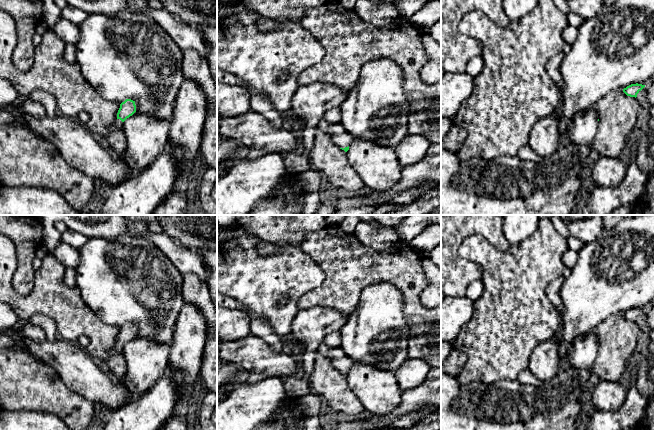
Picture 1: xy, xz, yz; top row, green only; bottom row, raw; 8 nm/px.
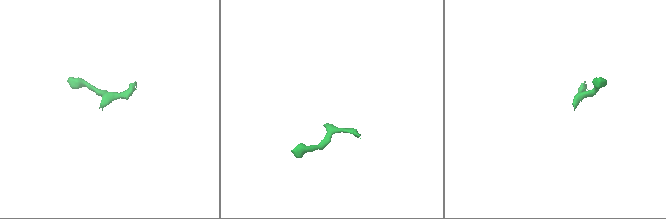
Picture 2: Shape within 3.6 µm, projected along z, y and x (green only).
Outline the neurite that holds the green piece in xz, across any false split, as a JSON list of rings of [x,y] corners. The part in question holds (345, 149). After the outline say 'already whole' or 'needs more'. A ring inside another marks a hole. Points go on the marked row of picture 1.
[[[322,117],[316,127],[329,134],[333,143],[340,149],[345,152],[349,150],[349,145],[352,143],[353,137],[345,130],[340,121],[330,123],[324,117]]] | needs more

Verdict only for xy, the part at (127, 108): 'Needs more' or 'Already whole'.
Needs more

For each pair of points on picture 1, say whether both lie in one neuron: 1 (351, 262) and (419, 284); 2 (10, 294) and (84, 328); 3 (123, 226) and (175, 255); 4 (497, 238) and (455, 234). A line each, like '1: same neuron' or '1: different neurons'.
1: same neuron
2: same neuron
3: same neuron
4: same neuron

